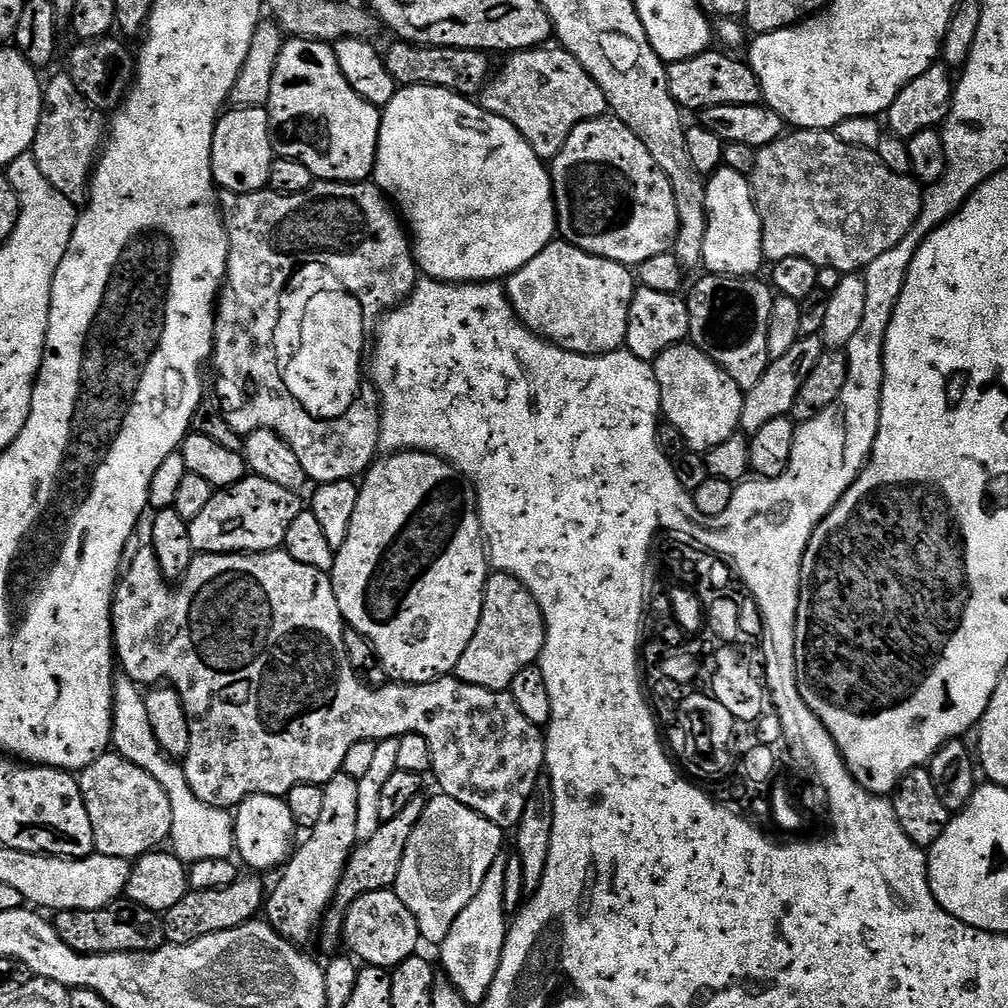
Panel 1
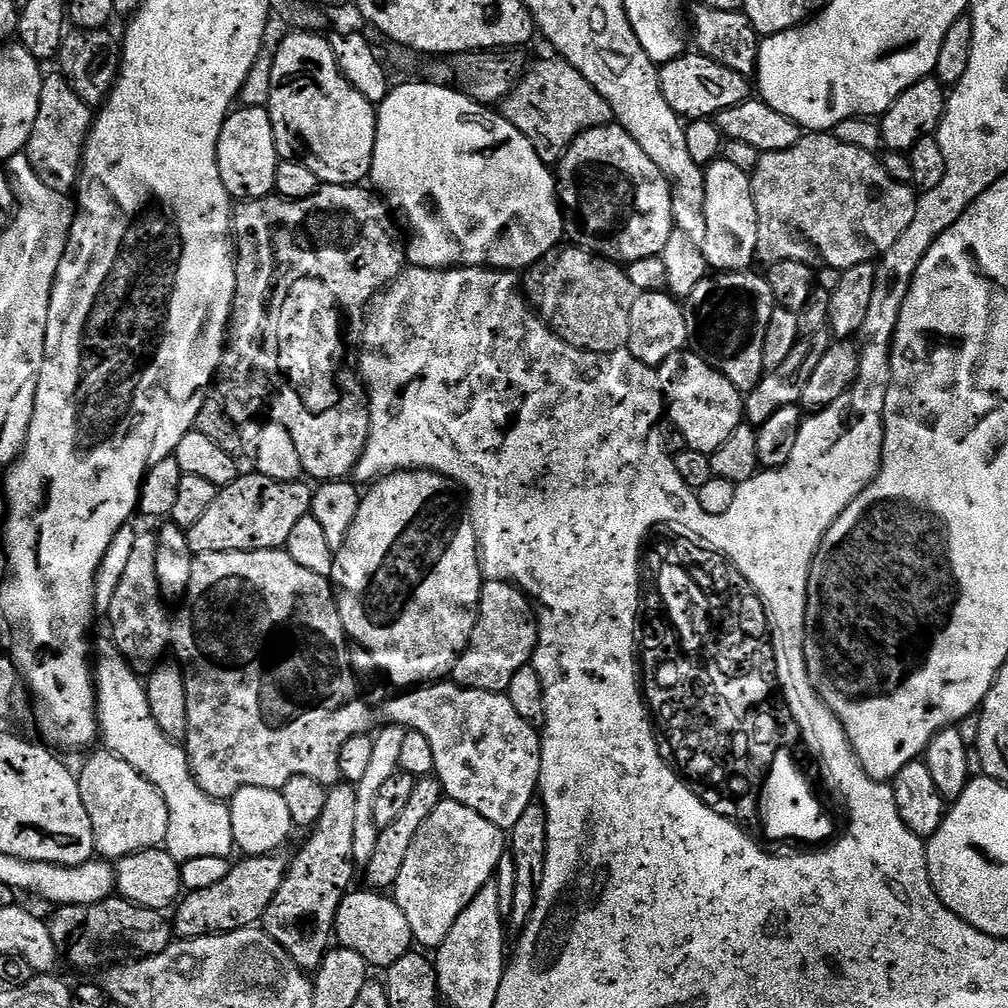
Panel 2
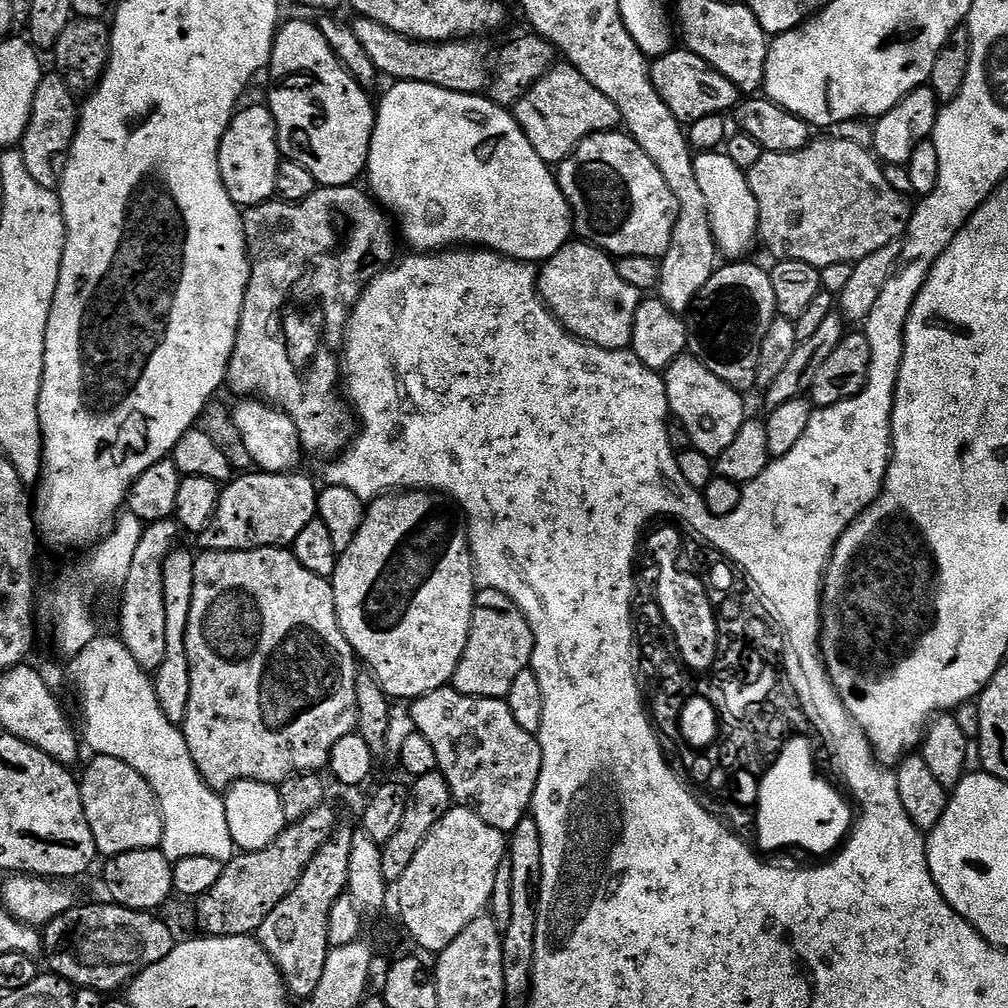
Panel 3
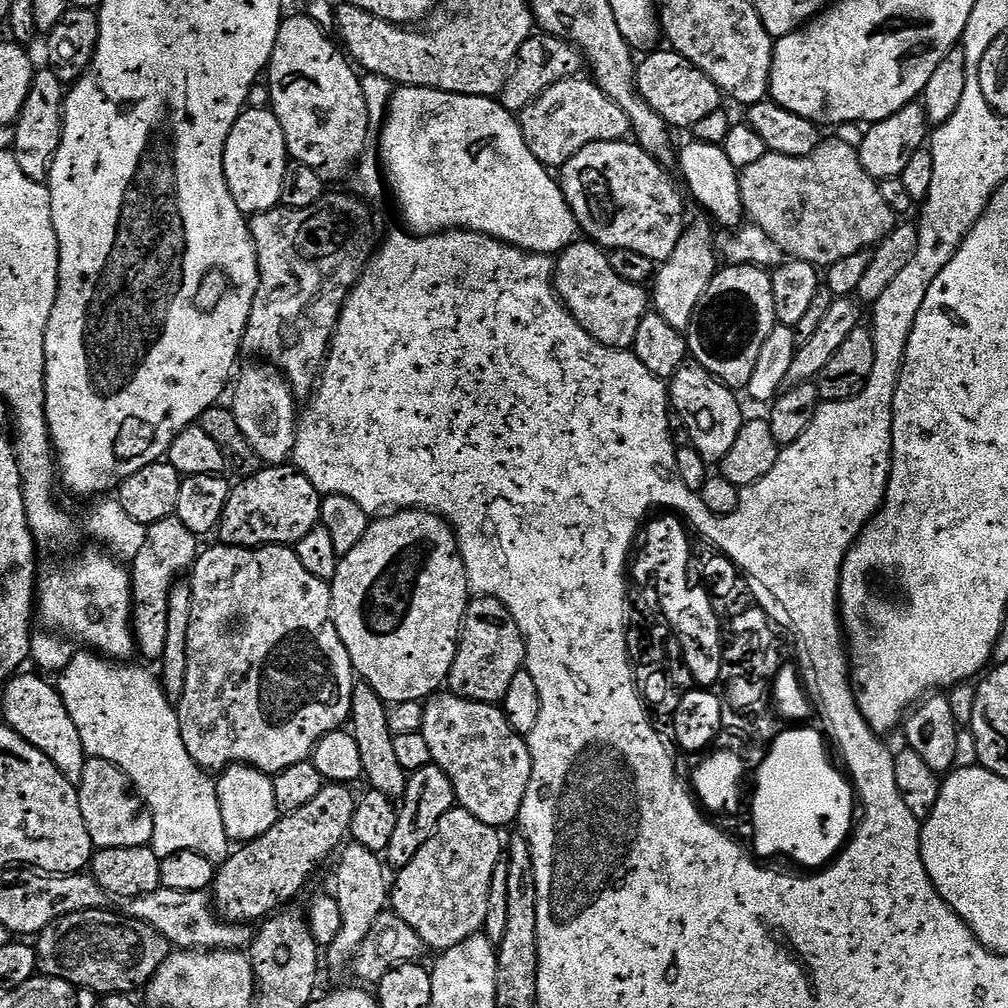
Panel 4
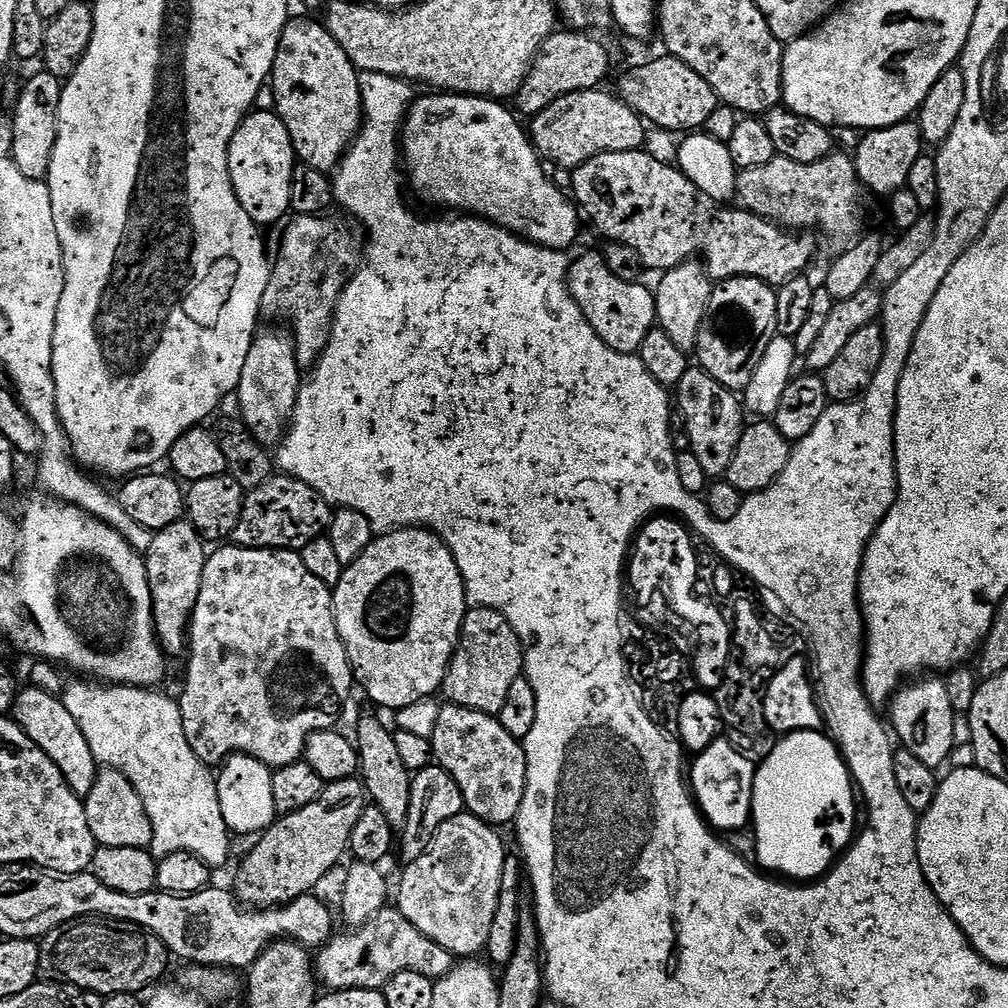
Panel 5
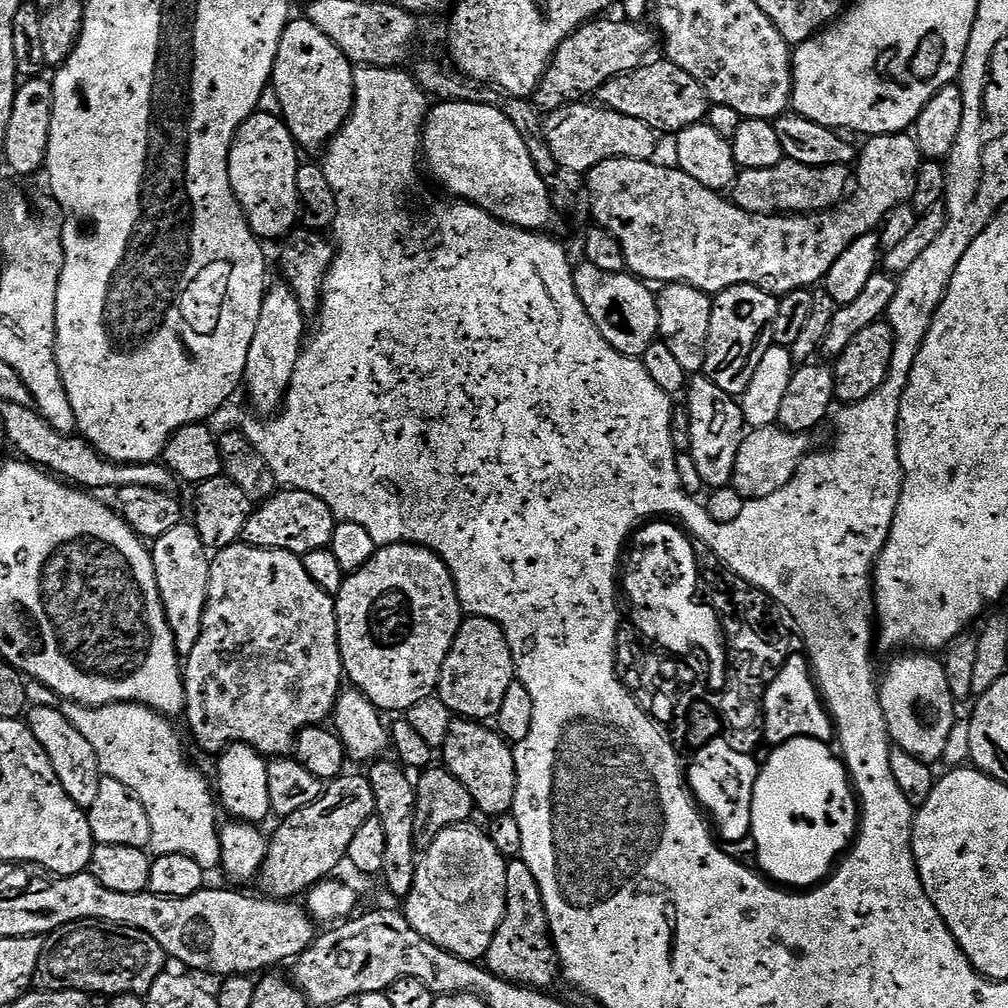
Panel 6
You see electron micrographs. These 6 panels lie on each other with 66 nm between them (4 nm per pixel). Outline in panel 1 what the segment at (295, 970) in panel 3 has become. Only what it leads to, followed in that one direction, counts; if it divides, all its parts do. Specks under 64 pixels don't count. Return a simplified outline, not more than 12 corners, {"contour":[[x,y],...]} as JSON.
{"contour":[[359,780],[322,785],[318,826],[267,893],[266,922],[313,943],[358,843]]}

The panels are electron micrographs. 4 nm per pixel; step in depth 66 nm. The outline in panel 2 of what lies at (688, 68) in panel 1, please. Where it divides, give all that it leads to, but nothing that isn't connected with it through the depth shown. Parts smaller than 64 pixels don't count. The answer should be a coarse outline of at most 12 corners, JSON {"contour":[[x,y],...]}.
{"contour":[[685,54],[659,65],[670,110],[688,122],[746,102],[749,77]]}

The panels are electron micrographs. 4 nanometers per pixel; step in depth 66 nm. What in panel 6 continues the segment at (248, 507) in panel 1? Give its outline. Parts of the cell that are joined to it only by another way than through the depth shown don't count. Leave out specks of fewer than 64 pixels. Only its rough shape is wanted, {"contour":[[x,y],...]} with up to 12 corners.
{"contour":[[297,488],[253,507],[243,543],[297,554],[329,547],[338,523]]}

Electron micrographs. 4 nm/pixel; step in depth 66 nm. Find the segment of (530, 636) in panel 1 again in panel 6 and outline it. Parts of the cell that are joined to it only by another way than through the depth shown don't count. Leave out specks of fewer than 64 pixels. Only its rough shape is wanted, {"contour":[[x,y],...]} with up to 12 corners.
{"contour":[[461,619],[438,695],[457,717],[491,721],[516,659],[498,622]]}

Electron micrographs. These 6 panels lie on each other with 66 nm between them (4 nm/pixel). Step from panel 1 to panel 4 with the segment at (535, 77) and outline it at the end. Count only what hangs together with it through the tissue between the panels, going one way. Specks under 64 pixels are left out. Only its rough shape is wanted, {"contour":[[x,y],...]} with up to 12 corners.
{"contour":[[591,79],[550,86],[519,113],[538,162],[563,169],[632,123]]}

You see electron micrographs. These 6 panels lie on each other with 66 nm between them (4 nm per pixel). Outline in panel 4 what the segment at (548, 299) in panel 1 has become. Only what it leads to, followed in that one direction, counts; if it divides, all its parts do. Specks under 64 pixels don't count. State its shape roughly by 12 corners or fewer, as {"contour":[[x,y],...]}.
{"contour":[[599,244],[555,261],[568,313],[607,348],[631,349],[650,310]]}

